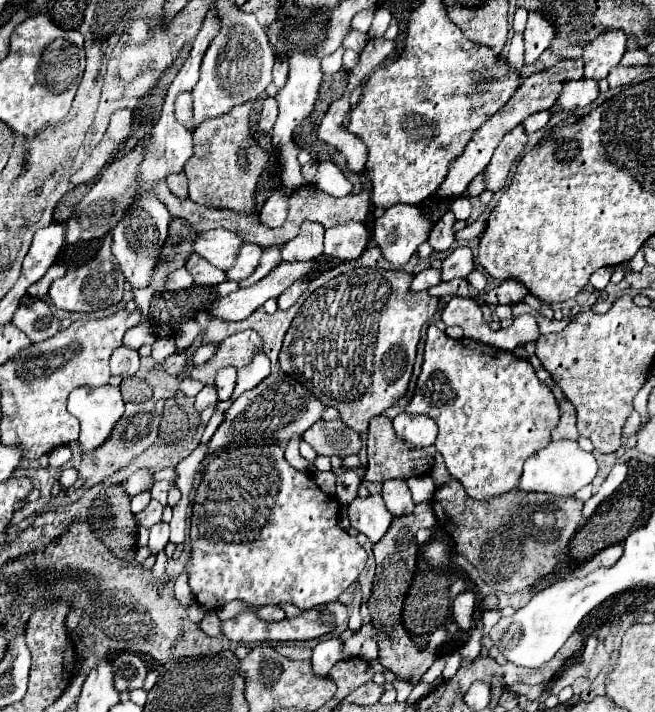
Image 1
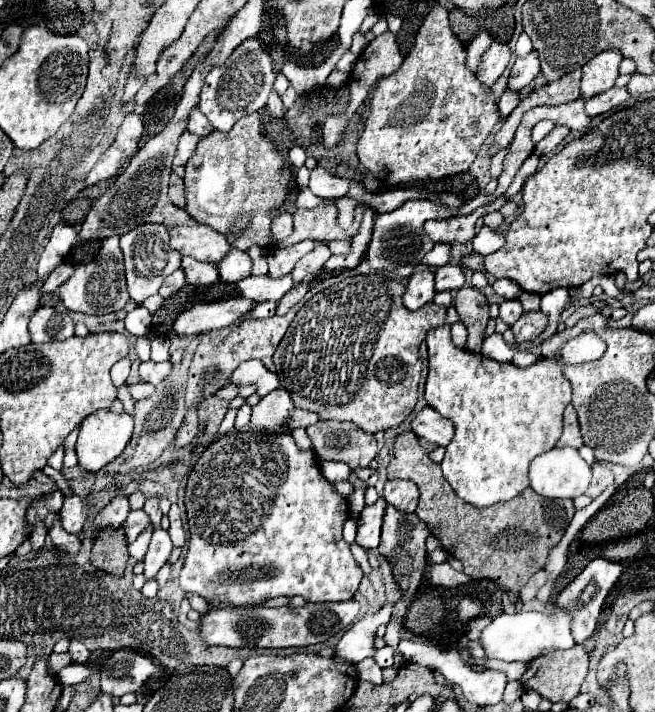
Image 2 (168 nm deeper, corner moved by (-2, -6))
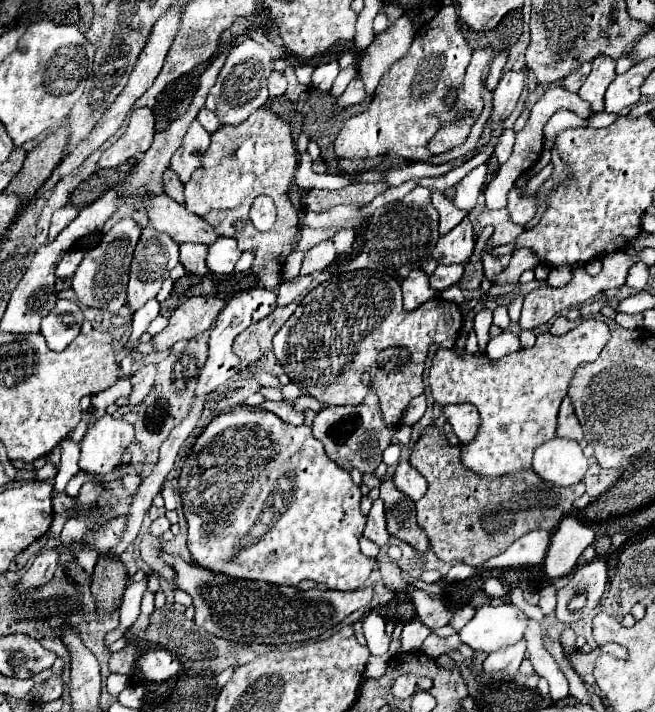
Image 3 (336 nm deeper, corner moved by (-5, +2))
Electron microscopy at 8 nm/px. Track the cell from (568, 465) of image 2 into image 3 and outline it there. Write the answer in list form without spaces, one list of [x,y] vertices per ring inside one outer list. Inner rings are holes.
[[[551,438],[533,454],[533,470],[547,482],[557,486],[573,486],[587,472],[587,458],[575,440]]]

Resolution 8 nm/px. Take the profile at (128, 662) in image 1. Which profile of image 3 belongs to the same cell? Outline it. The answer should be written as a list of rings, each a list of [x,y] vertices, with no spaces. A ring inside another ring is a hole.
[[[127,644],[125,648],[121,648],[119,652],[113,652],[111,654],[111,660],[109,660],[109,668],[111,672],[117,672],[117,674],[133,674],[135,670],[135,660],[139,658],[139,650],[133,646],[133,644]]]

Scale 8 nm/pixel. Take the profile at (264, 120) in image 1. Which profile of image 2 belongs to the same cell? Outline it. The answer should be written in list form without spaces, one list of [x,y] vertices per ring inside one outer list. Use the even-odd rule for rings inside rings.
[[[272,90],[272,94],[270,94],[270,98],[268,98],[268,110],[270,110],[270,116],[272,118],[282,118],[284,116],[284,108],[282,108],[282,100],[280,100],[280,96]]]

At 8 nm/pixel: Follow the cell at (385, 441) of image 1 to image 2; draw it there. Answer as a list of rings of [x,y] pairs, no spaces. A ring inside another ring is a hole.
[[[402,432],[394,438],[394,450],[390,464],[386,468],[388,478],[406,478],[414,482],[420,490],[420,500],[416,514],[420,520],[424,520],[434,536],[442,542],[442,548],[458,558],[464,566],[464,572],[476,580],[488,578],[494,580],[498,586],[502,586],[506,592],[520,592],[520,588],[528,582],[528,578],[542,570],[546,566],[550,550],[562,540],[572,516],[574,516],[574,506],[572,500],[548,500],[532,492],[532,488],[526,488],[522,494],[512,498],[510,502],[500,502],[488,508],[474,508],[466,504],[462,498],[456,496],[456,492],[450,488],[448,480],[442,476],[440,464],[434,464],[426,450],[420,446],[420,440],[412,432]]]

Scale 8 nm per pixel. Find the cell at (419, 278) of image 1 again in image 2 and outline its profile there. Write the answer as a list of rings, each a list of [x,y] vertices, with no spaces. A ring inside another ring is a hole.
[[[420,270],[410,276],[410,282],[406,284],[406,292],[402,300],[408,310],[418,310],[426,302],[430,302],[434,294],[436,294],[434,274],[430,270]]]

